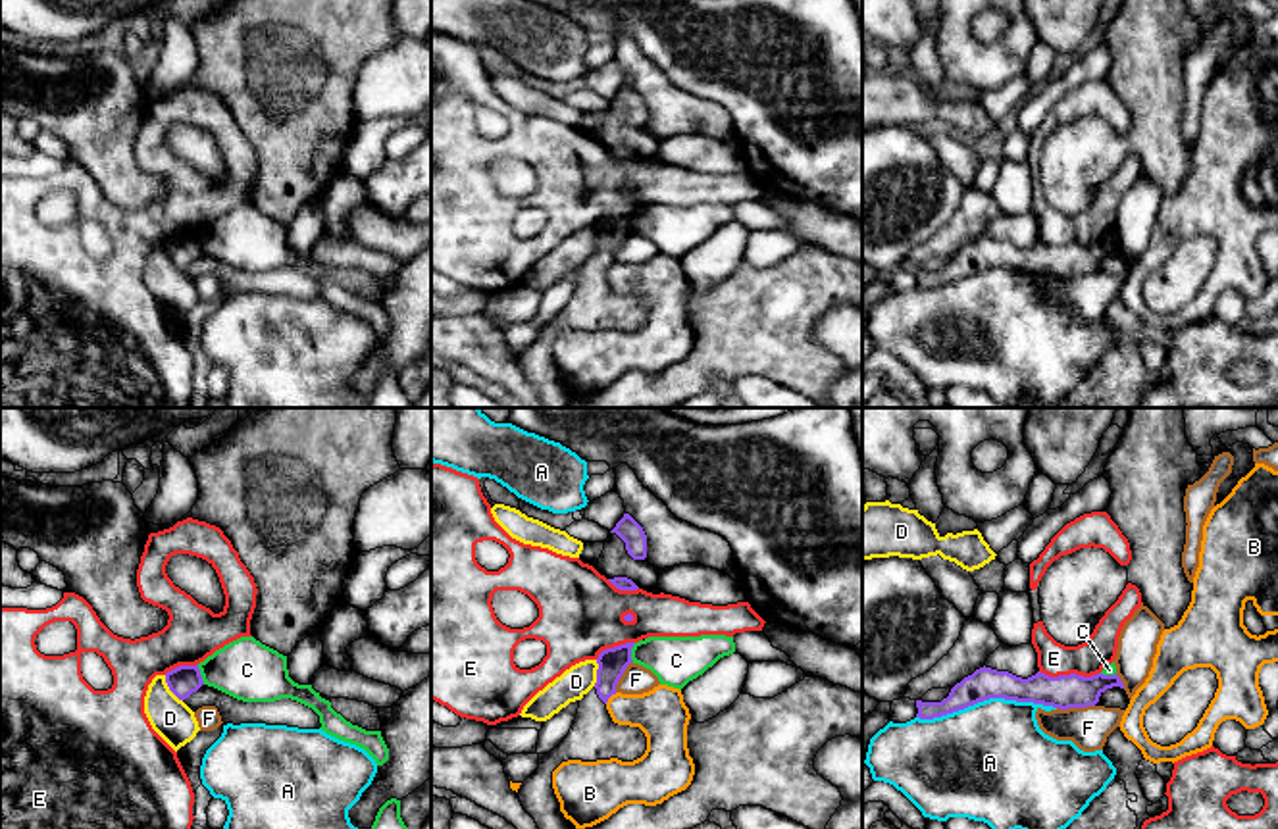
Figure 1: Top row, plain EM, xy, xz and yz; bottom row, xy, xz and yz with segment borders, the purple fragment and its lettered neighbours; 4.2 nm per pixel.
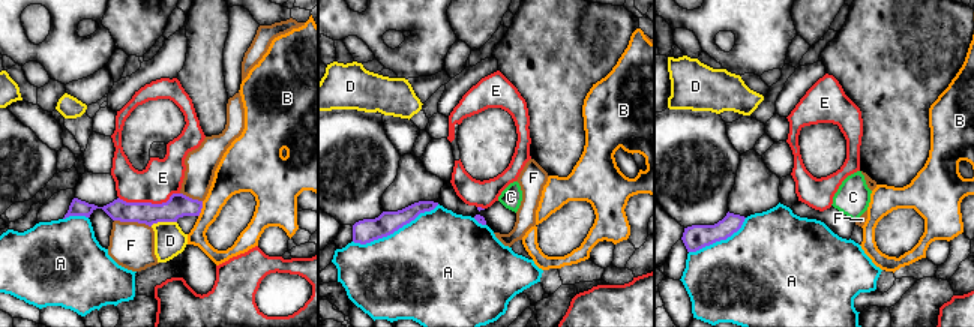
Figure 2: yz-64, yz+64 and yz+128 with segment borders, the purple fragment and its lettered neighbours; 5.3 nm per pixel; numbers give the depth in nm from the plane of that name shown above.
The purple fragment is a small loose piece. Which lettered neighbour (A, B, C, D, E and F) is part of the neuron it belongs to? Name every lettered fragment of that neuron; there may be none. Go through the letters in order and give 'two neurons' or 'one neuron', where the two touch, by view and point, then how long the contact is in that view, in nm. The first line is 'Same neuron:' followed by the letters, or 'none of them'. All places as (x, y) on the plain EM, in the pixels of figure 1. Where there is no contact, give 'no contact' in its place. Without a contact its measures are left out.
Same neuron: none of them
A: two neurons; contact yz (986, 268); length 600 nm
B: two neurons; contact xz (611, 264); length 70 nm
C: two neurons; contact xy (201, 245); length 90 nm
D: two neurons; contact xy (170, 258); length 130 nm
E: two neurons; contact yz (1071, 243); length 260 nm
F: two neurons; contact yz (1074, 276); length 160 nm

